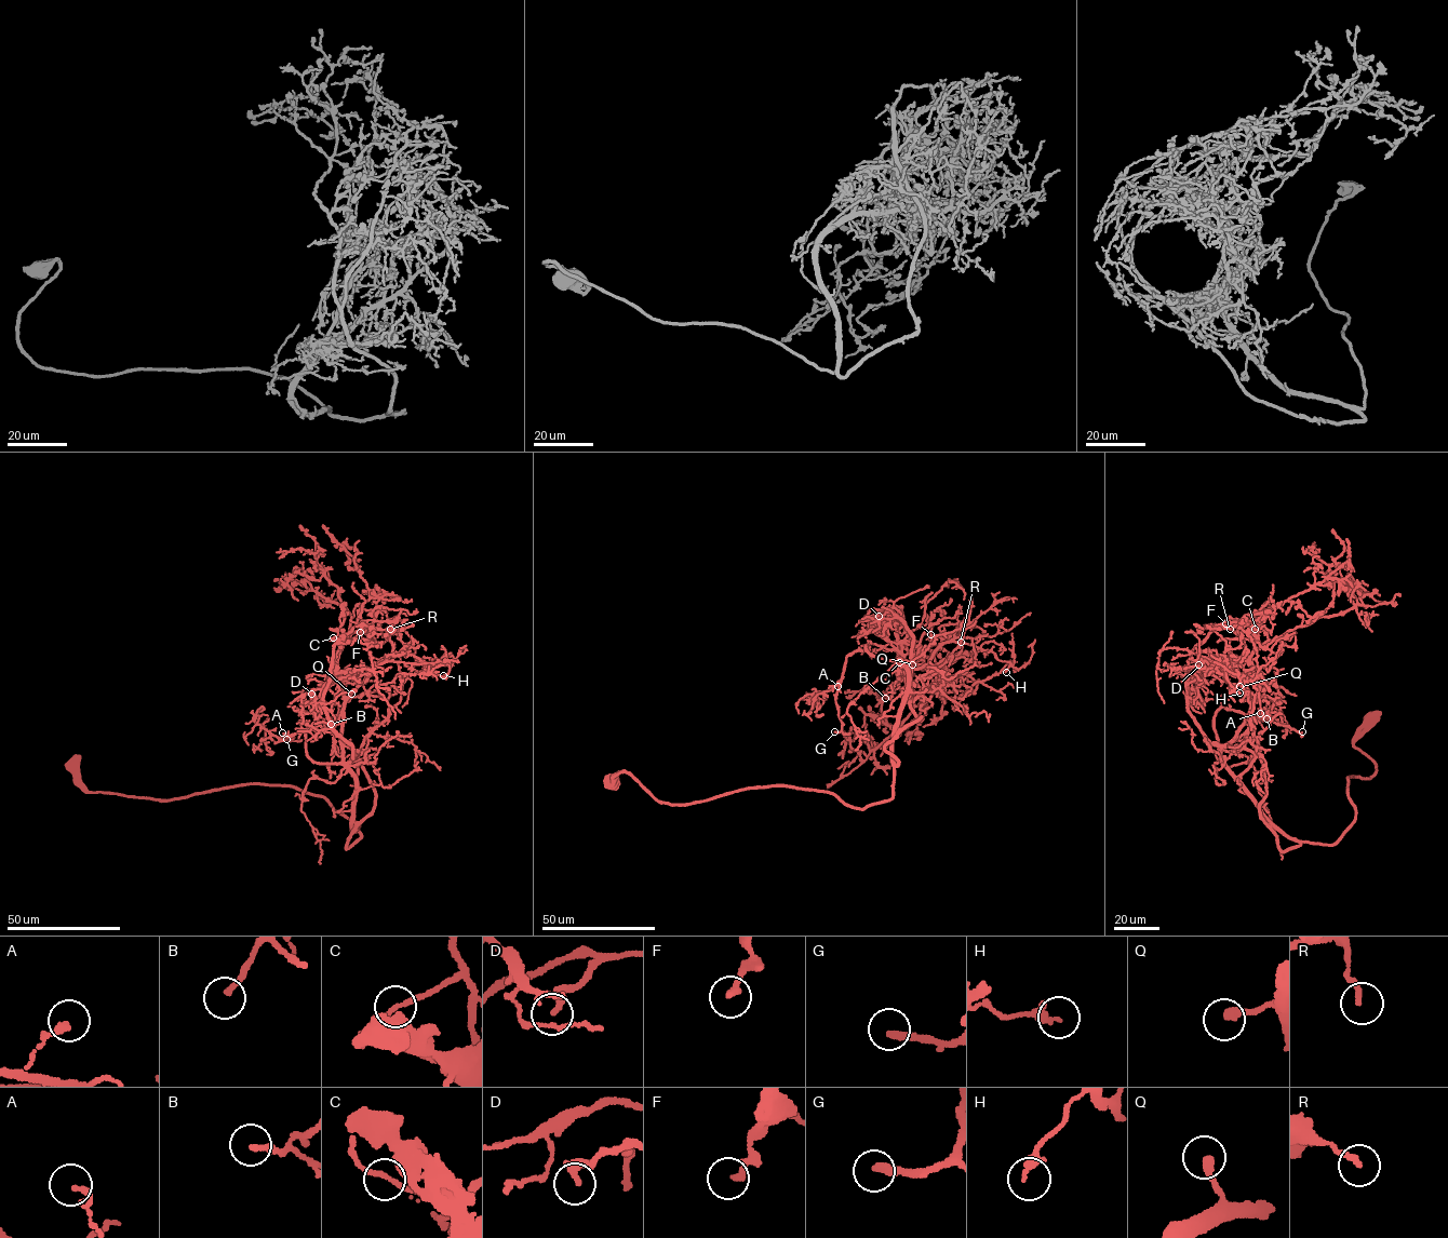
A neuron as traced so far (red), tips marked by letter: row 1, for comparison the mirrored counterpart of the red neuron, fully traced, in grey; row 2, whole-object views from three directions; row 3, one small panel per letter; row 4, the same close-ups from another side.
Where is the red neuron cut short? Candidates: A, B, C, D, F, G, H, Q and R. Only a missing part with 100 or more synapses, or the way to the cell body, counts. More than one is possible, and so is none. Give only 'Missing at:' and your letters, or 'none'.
Missing at: G

